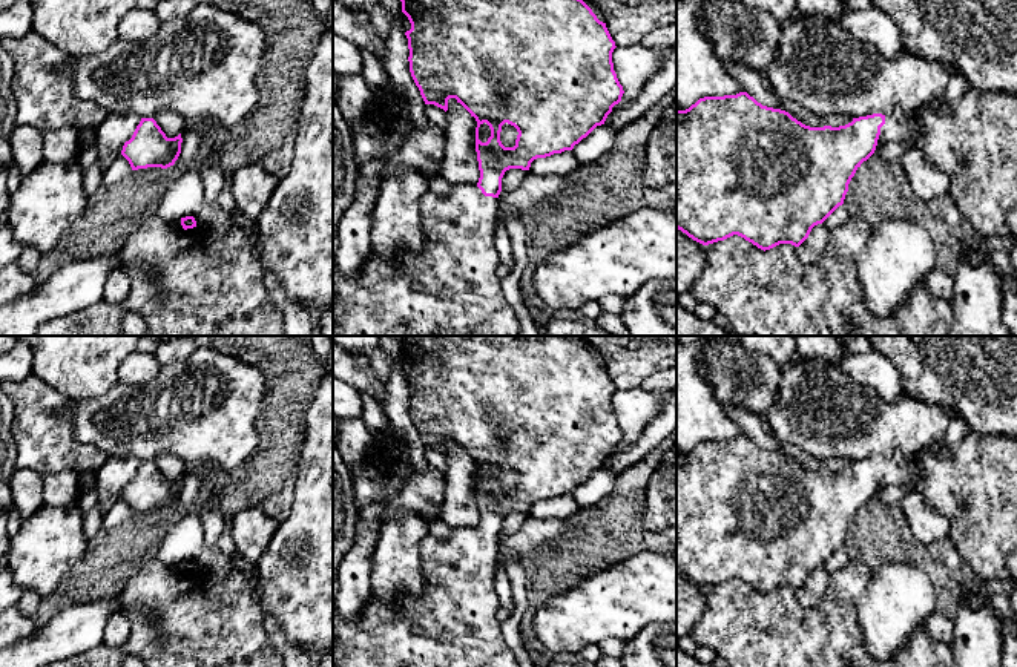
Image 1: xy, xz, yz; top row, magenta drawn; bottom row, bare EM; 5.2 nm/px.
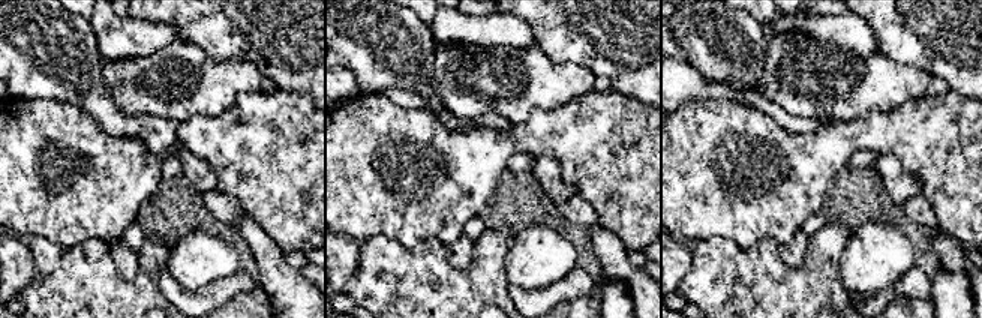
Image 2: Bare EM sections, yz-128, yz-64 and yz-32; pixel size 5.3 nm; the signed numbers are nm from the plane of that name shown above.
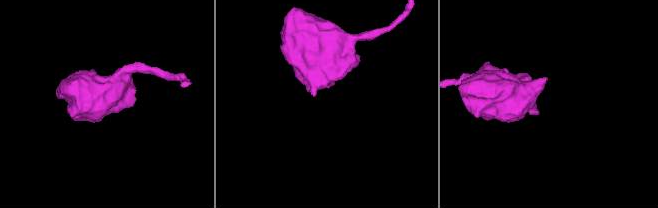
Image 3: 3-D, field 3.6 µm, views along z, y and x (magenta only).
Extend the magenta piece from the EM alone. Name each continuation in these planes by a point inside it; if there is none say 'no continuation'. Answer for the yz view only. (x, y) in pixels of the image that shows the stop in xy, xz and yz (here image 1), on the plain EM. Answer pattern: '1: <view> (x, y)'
1: yz (974, 485)

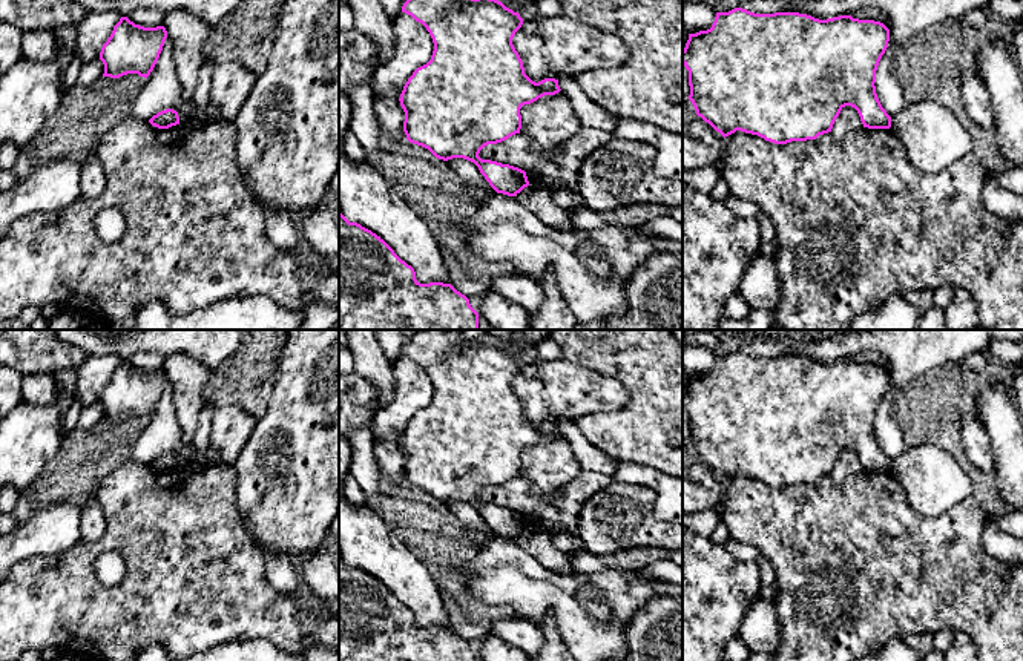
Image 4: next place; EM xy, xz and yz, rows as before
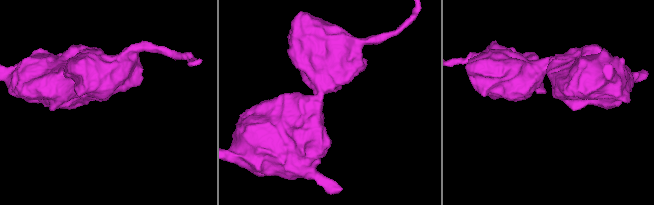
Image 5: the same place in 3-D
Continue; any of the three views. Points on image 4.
no continuation

